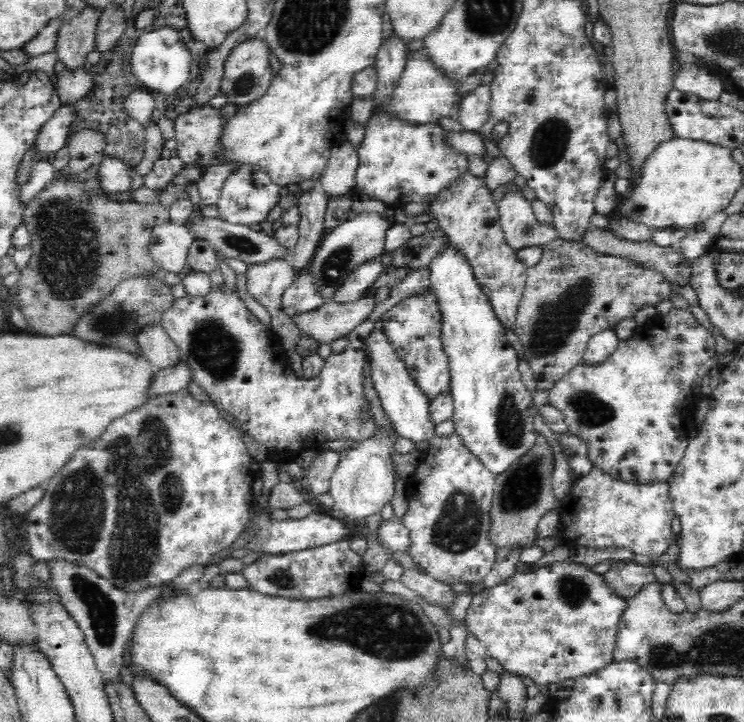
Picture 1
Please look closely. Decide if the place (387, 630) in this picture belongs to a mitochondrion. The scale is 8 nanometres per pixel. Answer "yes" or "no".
yes

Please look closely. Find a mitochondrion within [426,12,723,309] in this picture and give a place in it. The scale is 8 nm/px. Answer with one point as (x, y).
(548, 146)

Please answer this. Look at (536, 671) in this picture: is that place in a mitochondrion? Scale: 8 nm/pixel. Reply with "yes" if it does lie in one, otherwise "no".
no

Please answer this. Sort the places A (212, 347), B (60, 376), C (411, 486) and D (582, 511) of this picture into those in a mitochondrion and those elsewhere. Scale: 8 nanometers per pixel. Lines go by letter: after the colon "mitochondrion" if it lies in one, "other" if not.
A: mitochondrion
B: other
C: other
D: other

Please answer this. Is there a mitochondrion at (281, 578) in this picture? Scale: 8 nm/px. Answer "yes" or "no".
yes

